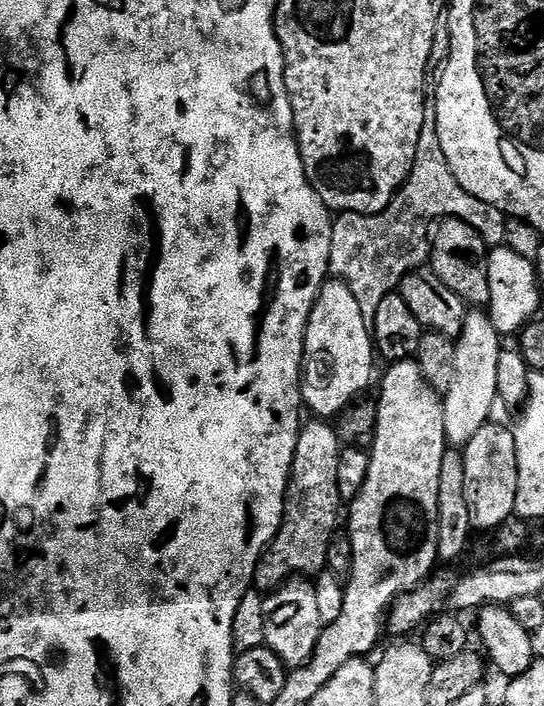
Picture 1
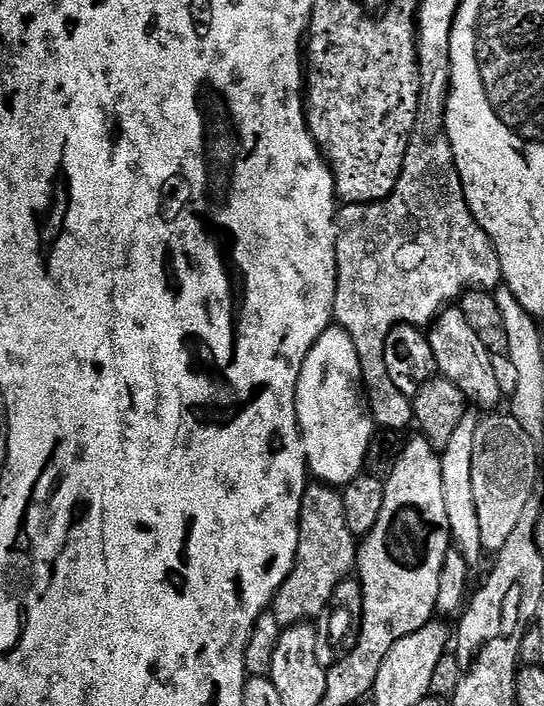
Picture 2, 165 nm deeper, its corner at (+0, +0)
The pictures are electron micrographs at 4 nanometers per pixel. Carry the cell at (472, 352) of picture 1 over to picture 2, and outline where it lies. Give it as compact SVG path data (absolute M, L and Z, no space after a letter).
M466 414L458 428L454 430L454 438L446 442L440 456L442 466L442 494L446 498L446 518L450 518L450 530L454 548L461 553L469 565L476 566L480 556L485 555L482 546L482 530L478 530L478 510L474 506L474 478L472 477L472 459L474 458L474 434L477 417Z

